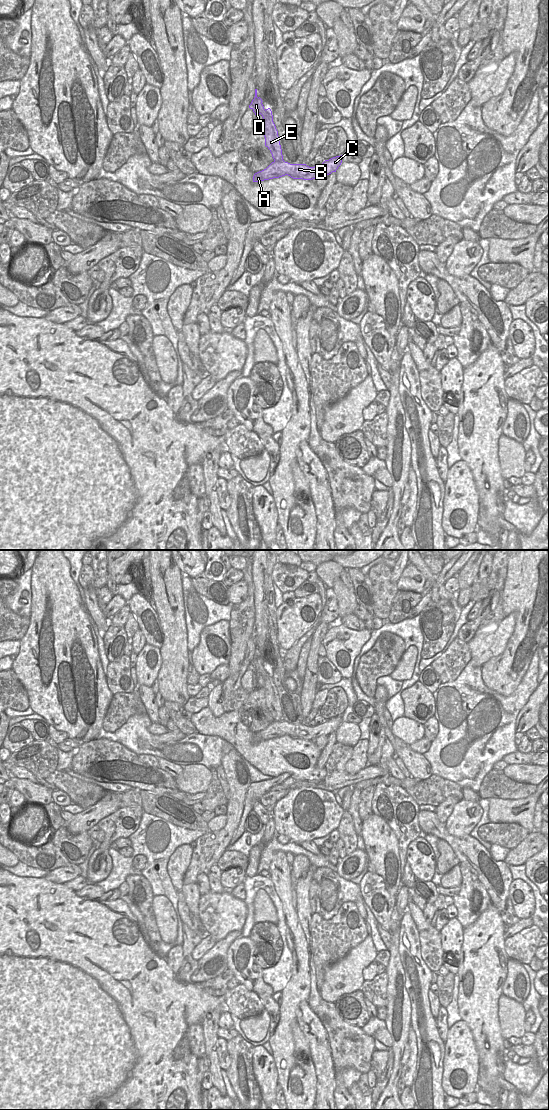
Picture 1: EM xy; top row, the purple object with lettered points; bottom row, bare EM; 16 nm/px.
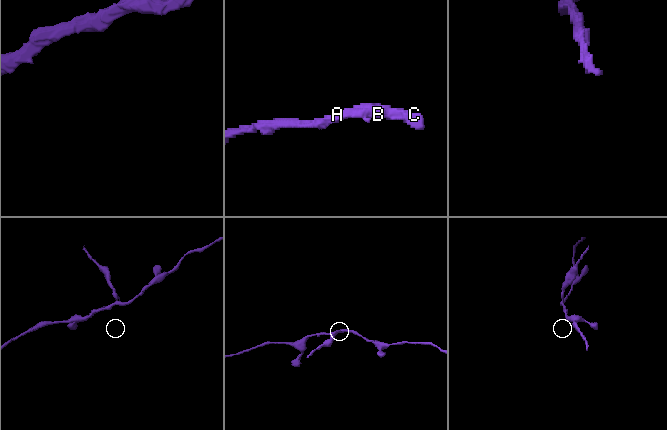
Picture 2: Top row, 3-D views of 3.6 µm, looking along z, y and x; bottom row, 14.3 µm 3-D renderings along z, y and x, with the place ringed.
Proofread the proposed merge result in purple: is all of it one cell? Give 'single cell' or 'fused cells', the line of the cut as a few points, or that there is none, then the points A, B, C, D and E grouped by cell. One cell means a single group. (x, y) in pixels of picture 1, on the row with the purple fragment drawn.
fused cells | xy (274, 160), (283, 161) | A B C / D E

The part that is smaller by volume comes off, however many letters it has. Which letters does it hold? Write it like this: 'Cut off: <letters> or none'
Cut off: D, E

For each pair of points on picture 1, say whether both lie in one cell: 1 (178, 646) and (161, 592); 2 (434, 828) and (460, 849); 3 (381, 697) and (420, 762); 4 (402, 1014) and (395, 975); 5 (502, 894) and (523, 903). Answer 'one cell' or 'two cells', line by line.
1: one cell
2: one cell
3: one cell
4: one cell
5: two cells

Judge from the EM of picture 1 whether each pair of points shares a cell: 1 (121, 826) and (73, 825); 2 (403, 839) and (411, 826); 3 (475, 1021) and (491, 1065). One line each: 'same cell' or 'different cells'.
1: different cells
2: same cell
3: same cell

